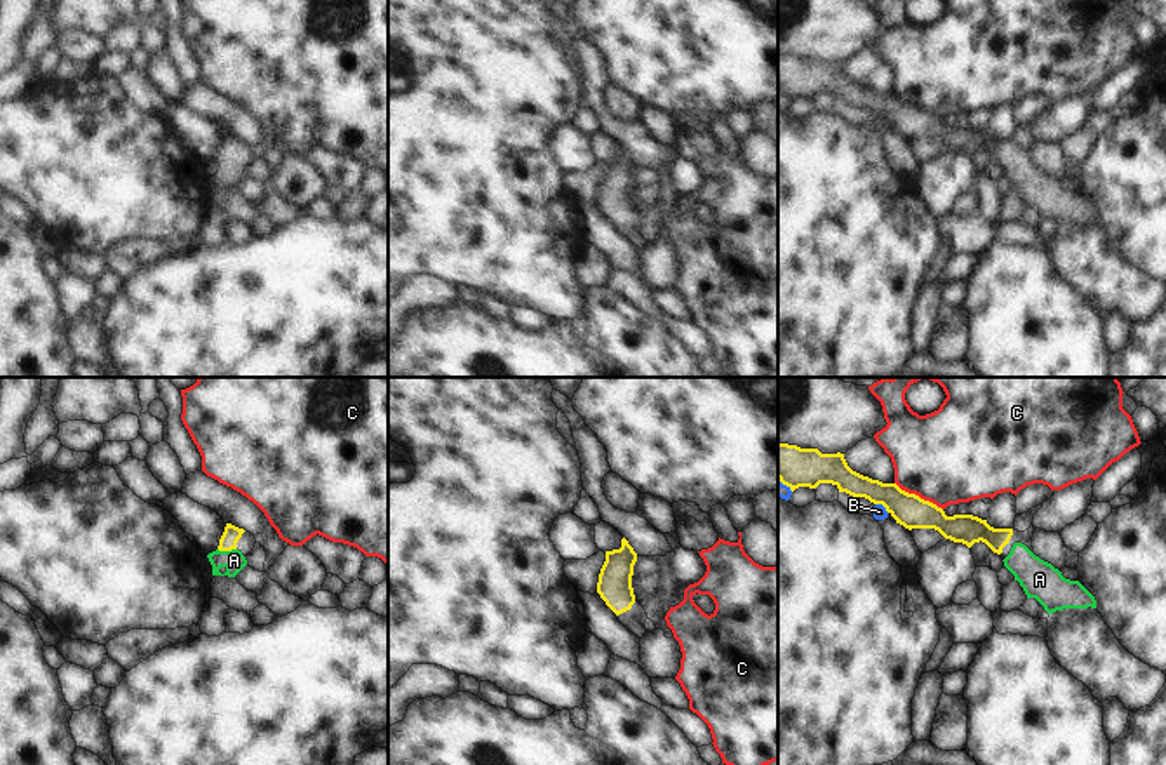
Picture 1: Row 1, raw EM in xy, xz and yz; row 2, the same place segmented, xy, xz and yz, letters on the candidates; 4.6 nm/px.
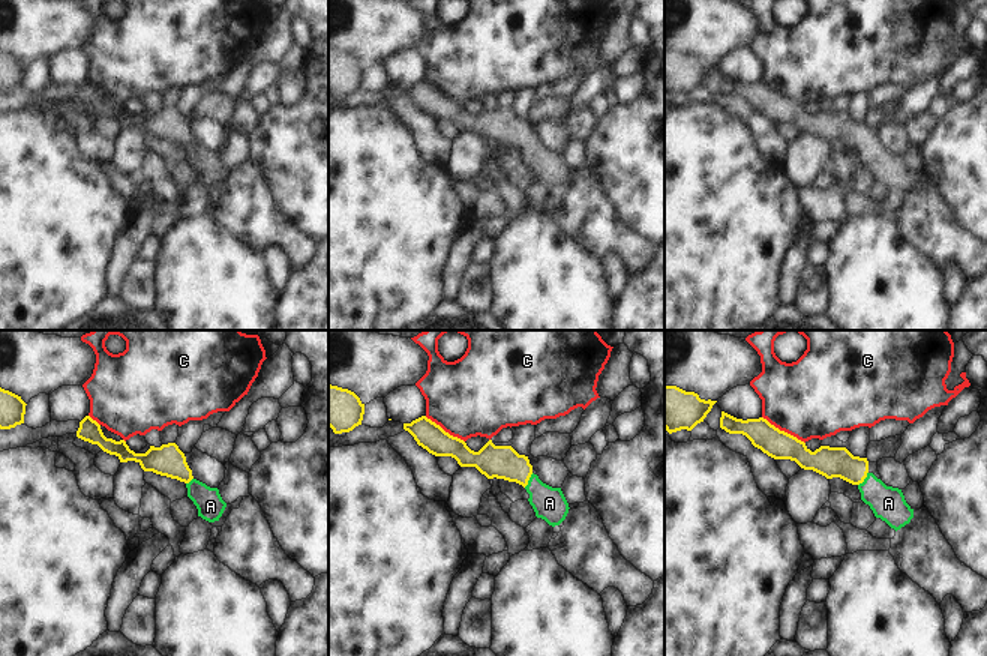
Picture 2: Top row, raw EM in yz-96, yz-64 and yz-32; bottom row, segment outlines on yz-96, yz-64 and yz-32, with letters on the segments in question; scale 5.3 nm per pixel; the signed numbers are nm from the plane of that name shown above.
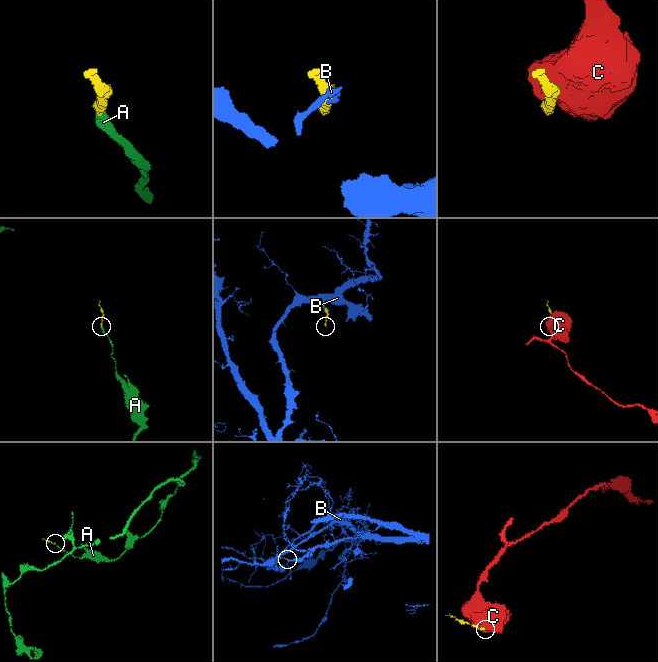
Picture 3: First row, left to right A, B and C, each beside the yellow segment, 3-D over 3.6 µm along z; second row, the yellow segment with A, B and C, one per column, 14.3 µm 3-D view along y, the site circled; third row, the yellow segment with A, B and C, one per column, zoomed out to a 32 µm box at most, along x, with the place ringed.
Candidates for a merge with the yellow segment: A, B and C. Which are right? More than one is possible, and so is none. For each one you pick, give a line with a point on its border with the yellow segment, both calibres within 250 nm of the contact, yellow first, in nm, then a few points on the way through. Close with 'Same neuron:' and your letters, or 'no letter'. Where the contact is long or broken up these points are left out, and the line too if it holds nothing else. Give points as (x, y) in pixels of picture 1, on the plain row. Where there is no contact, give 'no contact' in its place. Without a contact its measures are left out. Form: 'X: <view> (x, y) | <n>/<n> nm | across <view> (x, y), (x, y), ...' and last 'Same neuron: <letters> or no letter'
A: xy (227, 160) | 80/100 nm | across xy (228, 152), (227, 160), (234, 171)
Same neuron: A

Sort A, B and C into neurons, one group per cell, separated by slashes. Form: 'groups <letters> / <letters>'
groups A / B / C

